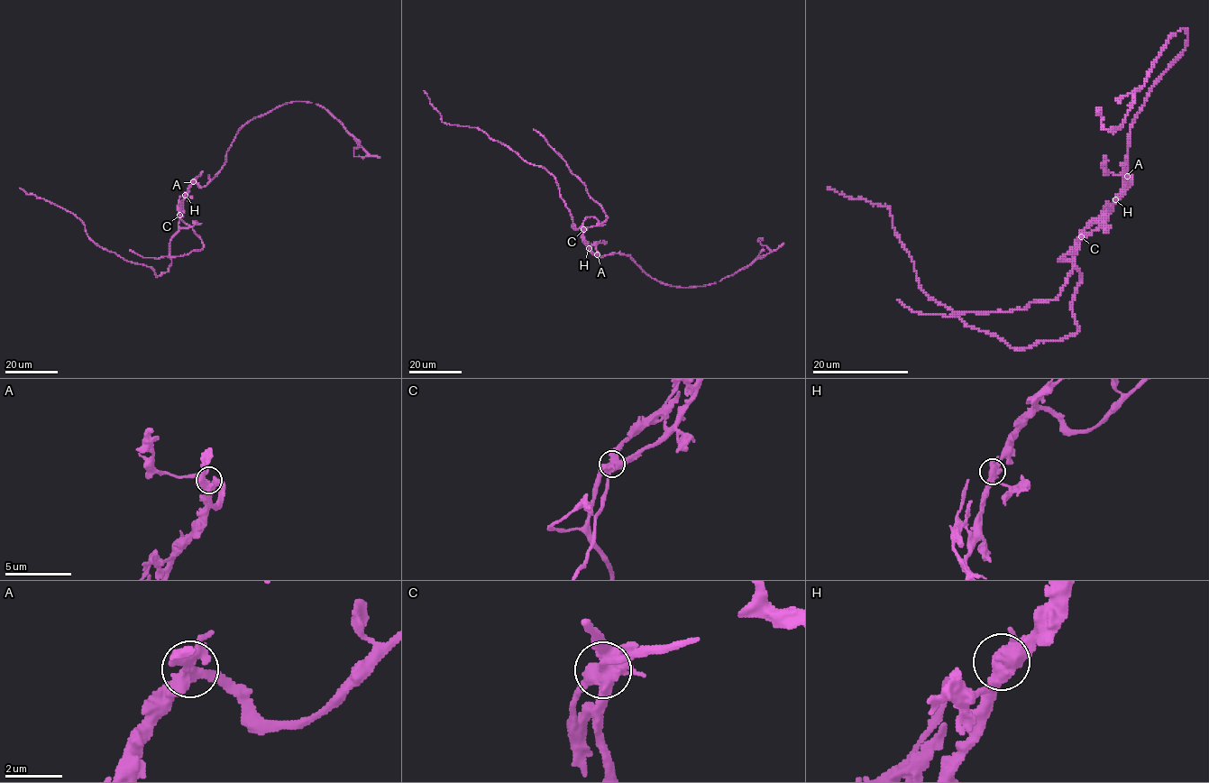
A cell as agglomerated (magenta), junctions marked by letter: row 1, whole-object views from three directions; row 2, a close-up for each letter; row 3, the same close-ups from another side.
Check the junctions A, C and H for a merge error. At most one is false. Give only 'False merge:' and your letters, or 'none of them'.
False merge: C

